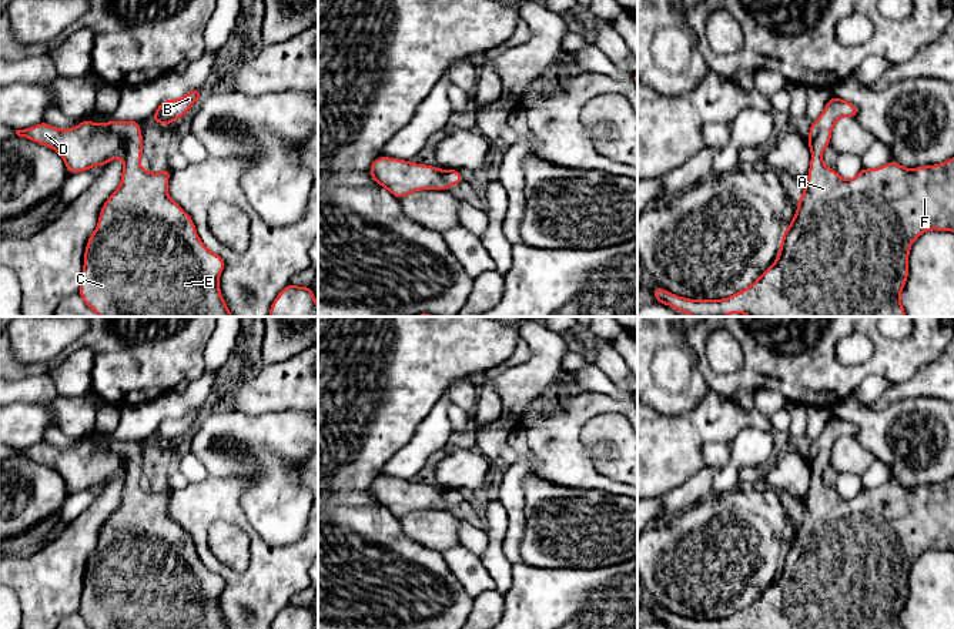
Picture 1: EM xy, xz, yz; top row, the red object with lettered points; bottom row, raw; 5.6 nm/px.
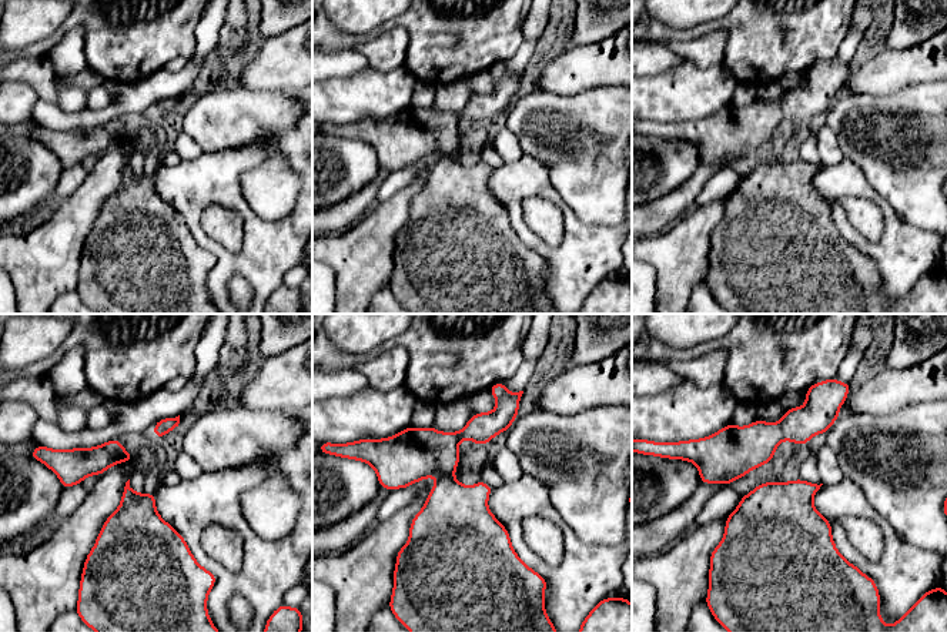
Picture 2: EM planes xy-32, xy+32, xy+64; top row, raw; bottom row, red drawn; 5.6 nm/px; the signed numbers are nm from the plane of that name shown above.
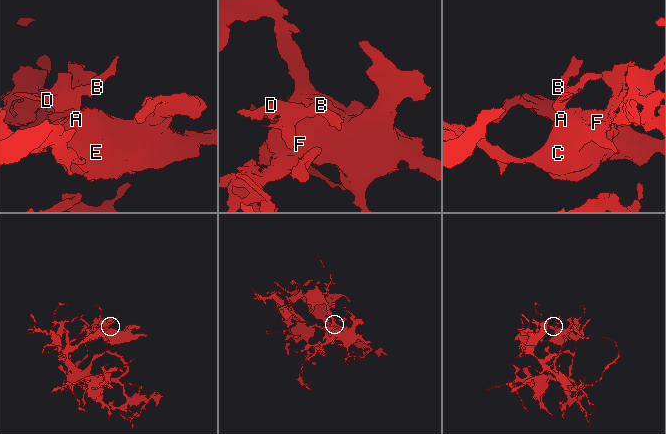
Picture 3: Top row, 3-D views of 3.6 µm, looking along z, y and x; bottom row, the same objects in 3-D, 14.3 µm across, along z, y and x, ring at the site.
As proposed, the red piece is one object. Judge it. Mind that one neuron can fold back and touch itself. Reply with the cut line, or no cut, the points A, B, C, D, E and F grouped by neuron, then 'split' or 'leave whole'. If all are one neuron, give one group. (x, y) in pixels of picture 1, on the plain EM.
no cut | A B C D E F | leave whole

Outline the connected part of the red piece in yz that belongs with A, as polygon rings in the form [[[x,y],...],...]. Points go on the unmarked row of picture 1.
[[[831,416],[826,424],[821,435],[811,442],[810,454],[806,458],[811,469],[810,489],[803,509],[803,515],[799,518],[799,526],[796,529],[791,543],[786,548],[777,579],[744,610],[739,610],[724,619],[689,619],[675,615],[660,606],[653,608],[653,616],[656,620],[673,626],[675,629],[904,629],[900,620],[900,613],[908,598],[908,572],[913,561],[928,549],[953,551],[954,552],[954,476],[943,484],[924,485],[917,488],[906,488],[896,481],[890,481],[878,488],[861,491],[851,499],[843,499],[837,489],[826,486],[821,472],[830,465],[831,449],[840,436],[857,438],[858,428],[846,419]]]

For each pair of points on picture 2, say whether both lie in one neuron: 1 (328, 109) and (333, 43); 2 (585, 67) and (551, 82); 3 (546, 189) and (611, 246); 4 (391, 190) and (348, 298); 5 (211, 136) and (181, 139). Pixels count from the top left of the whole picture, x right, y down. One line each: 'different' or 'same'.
1: different
2: same
3: same
4: different
5: different

